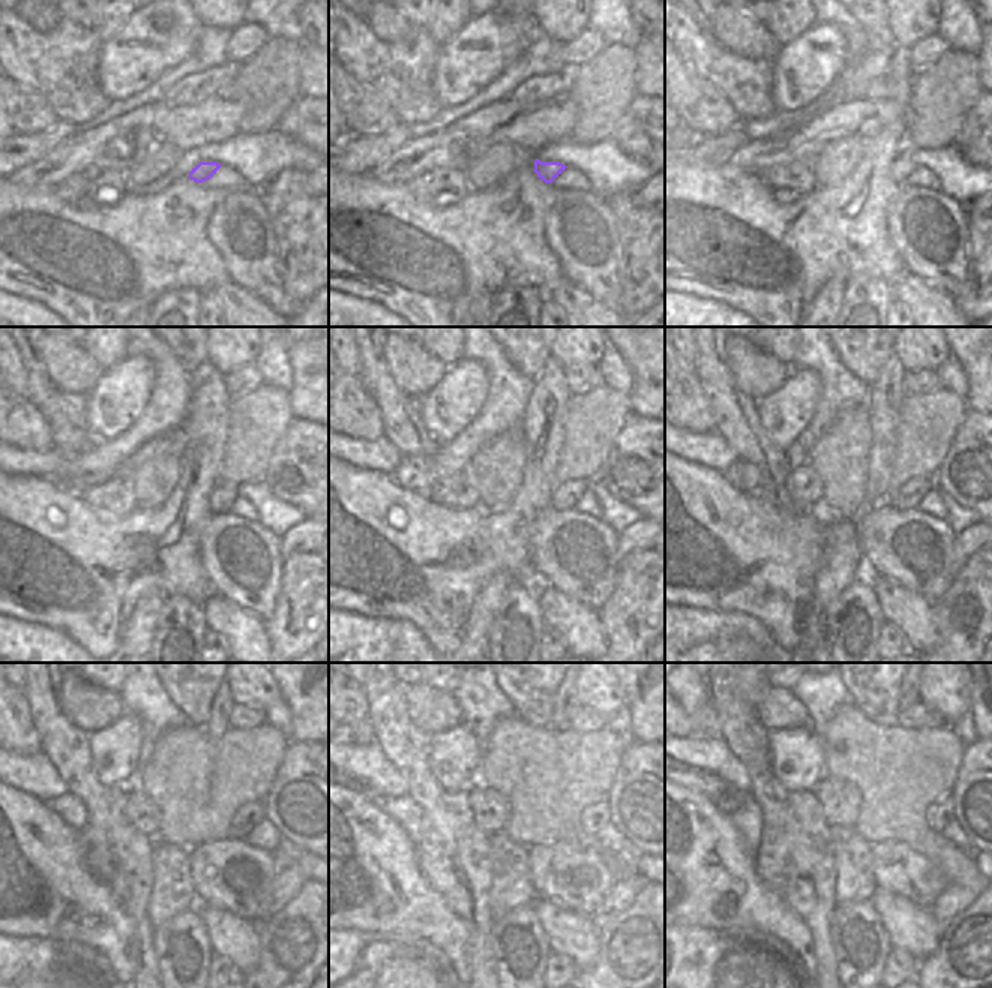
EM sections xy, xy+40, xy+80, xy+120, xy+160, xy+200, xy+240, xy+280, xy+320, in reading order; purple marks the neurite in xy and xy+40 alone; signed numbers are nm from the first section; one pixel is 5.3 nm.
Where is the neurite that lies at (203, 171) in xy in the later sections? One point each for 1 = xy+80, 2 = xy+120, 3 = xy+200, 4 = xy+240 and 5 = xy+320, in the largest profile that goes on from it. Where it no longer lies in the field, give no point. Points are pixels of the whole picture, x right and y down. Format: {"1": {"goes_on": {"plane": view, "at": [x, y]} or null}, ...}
{"1": {"goes_on": {"plane": "xy+80", "at": [896, 165]}}, "2": {"goes_on": {"plane": "xy+120", "at": [221, 499]}}, "3": {"goes_on": {"plane": "xy+200", "at": [908, 496]}}, "4": {"goes_on": {"plane": "xy+240", "at": [249, 816]}}, "5": {"goes_on": {"plane": "xy+320", "at": [938, 814]}}}

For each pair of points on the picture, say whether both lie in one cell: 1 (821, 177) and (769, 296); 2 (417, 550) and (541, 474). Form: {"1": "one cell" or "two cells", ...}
{"1": "two cells", "2": "one cell"}

